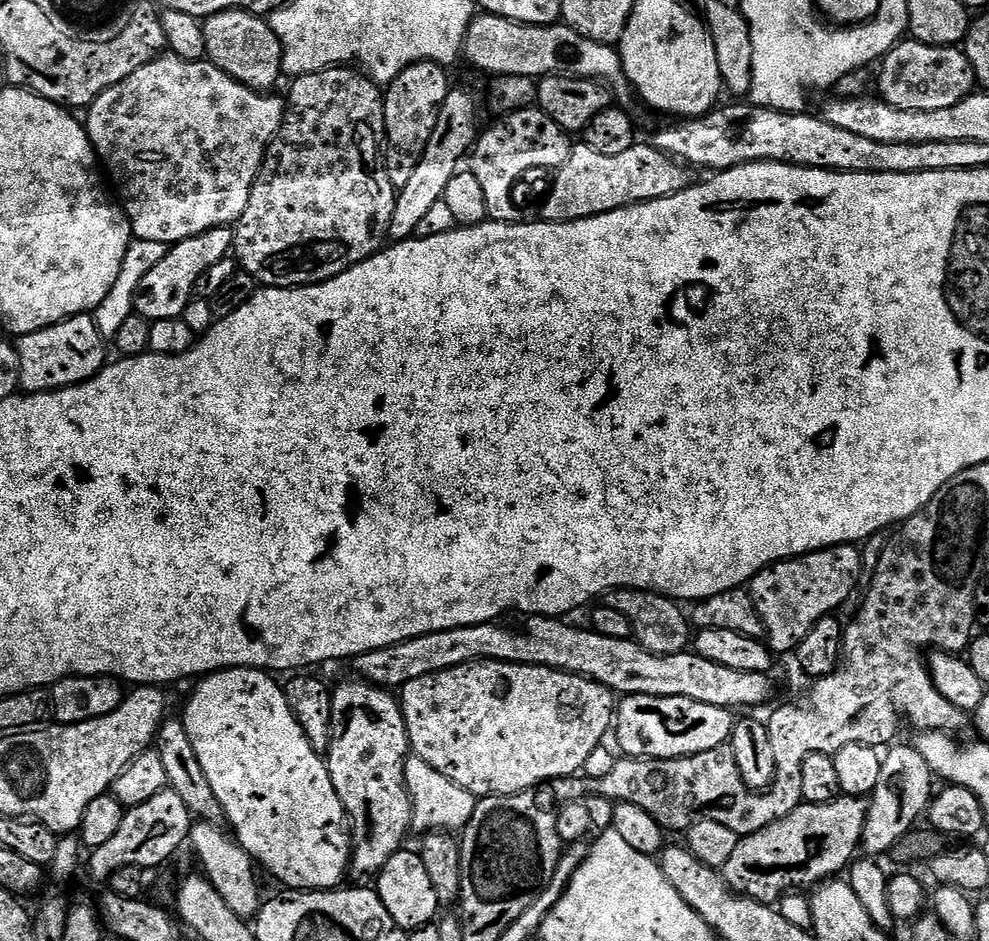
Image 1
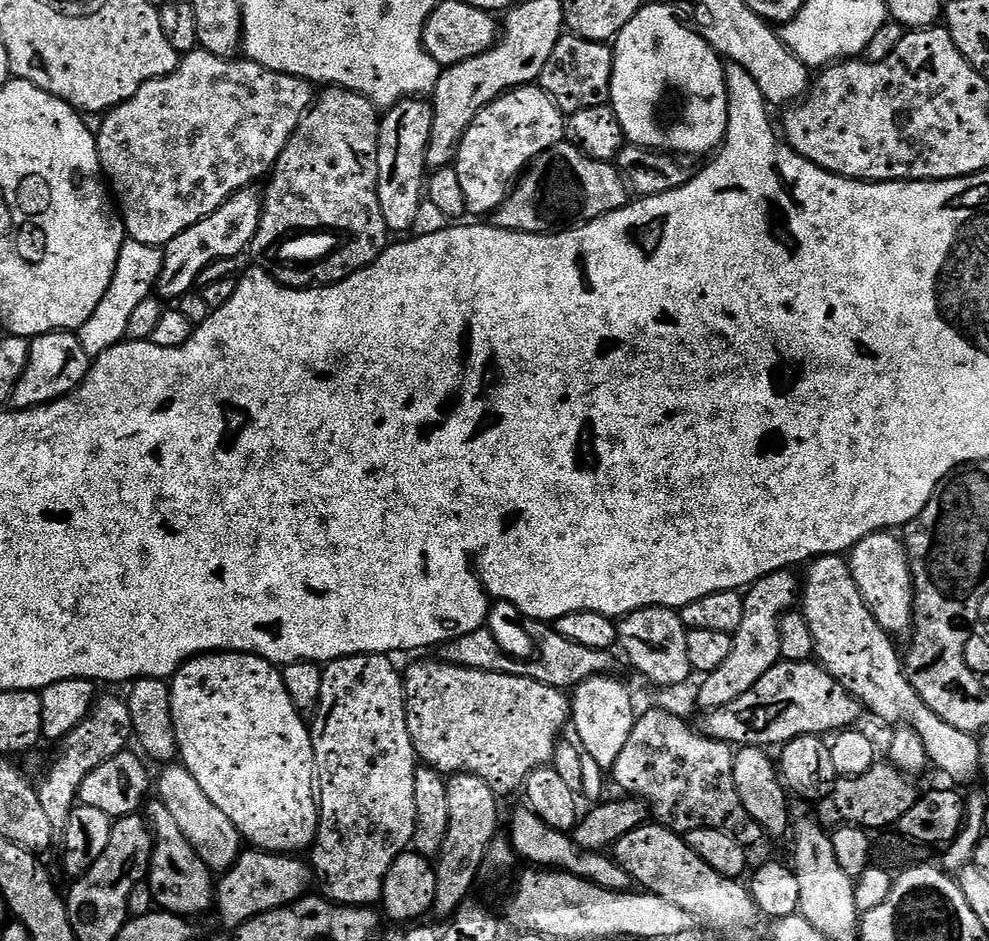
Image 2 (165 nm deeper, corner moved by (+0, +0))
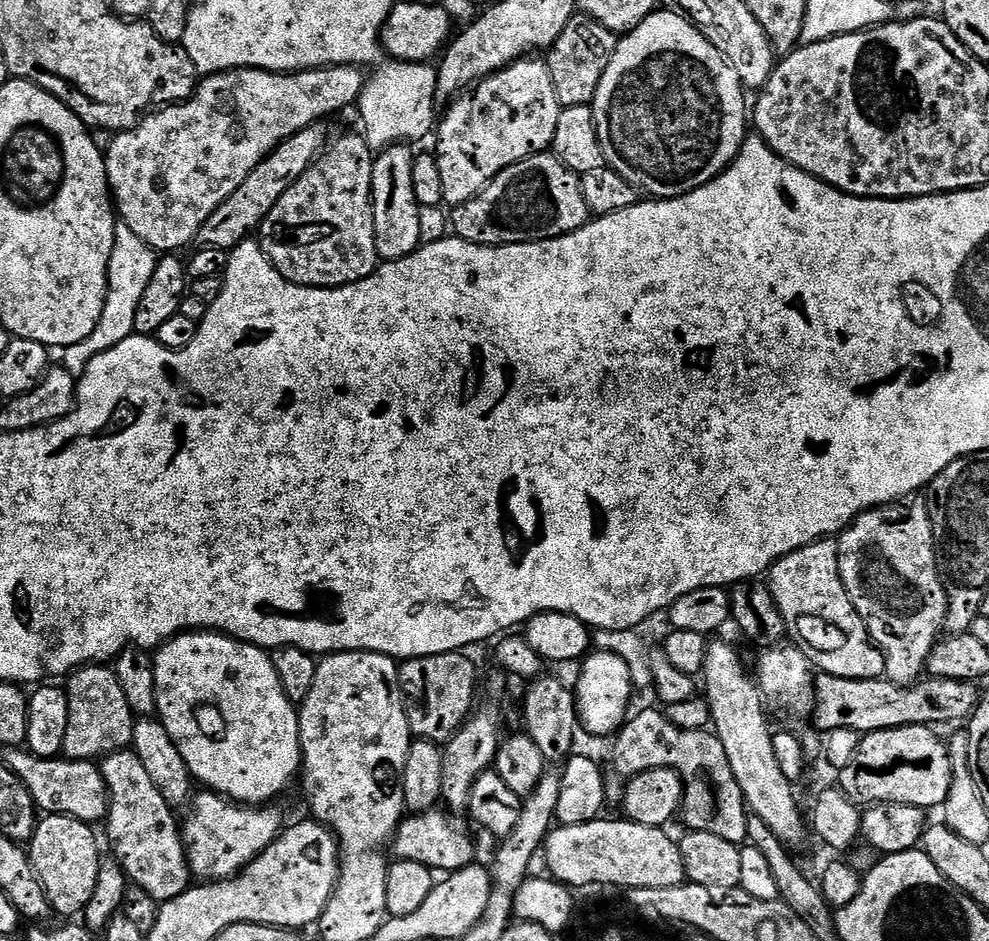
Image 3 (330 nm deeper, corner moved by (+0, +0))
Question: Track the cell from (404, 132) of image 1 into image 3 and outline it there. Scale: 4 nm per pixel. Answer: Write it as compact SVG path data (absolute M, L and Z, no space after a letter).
M407 143L385 148L372 162L372 209L376 249L381 261L397 260L414 254L420 247L422 226L418 222L421 206L414 190L412 162L414 152Z

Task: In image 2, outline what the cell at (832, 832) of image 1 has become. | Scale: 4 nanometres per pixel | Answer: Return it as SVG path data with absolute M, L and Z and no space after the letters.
M877 762L866 774L837 779L834 790L824 800L819 801L821 825L863 826L865 829L888 830L899 825L900 819L914 806L918 791L905 773L887 762Z

